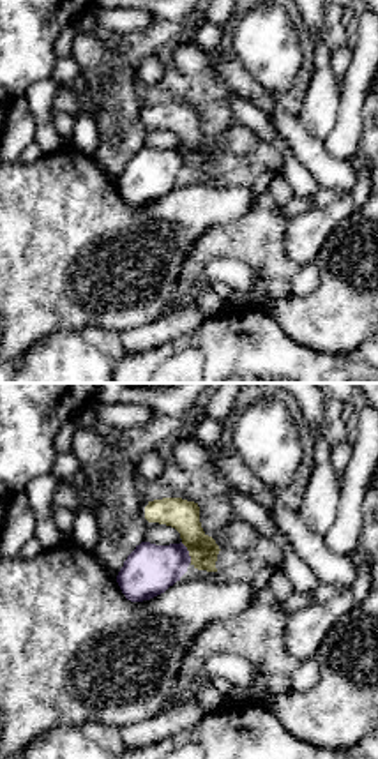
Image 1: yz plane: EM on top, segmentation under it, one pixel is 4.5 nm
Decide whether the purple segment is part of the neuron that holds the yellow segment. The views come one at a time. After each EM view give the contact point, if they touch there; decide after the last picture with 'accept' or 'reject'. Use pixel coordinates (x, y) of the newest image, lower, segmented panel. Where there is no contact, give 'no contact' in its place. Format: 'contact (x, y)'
contact (189, 553)

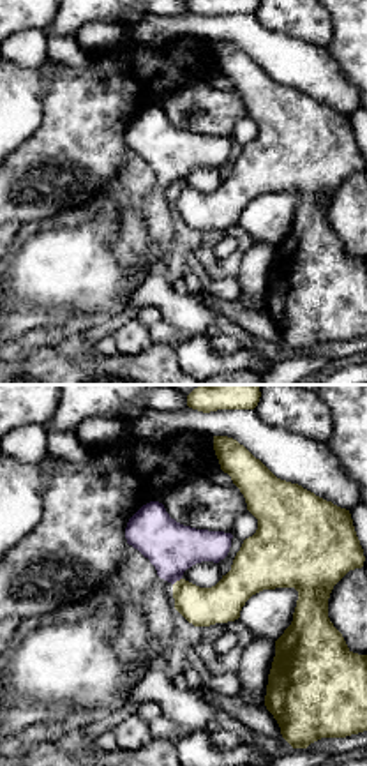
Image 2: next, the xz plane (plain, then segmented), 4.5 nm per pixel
contact (177, 581)

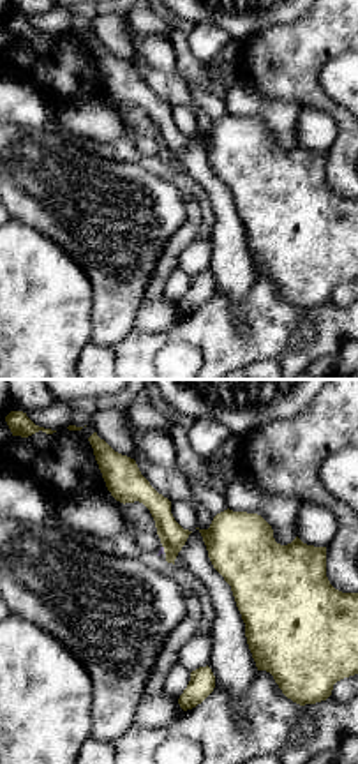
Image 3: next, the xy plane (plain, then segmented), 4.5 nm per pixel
contact (164, 549)

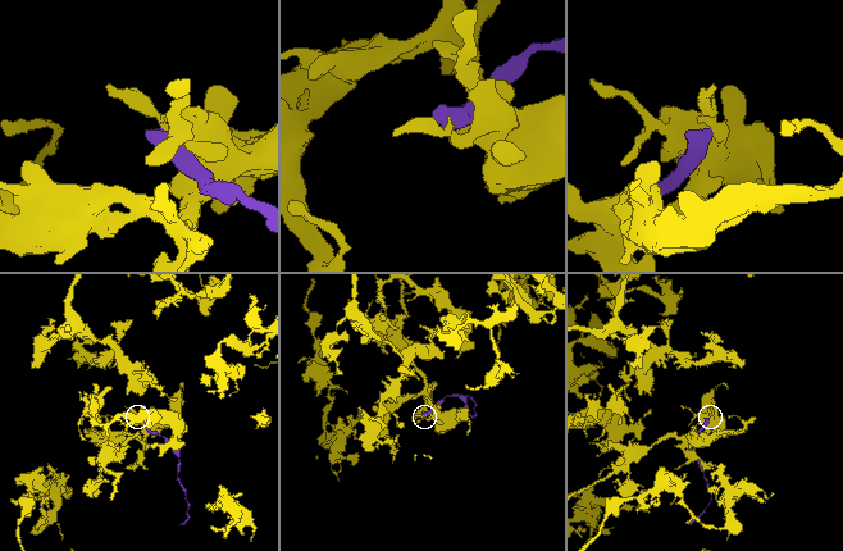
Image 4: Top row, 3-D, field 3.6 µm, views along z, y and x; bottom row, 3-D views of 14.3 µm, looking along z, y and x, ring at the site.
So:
reject

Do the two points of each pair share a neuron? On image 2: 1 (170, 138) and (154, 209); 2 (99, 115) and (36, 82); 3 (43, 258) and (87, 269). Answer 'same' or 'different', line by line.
1: same
2: different
3: same

